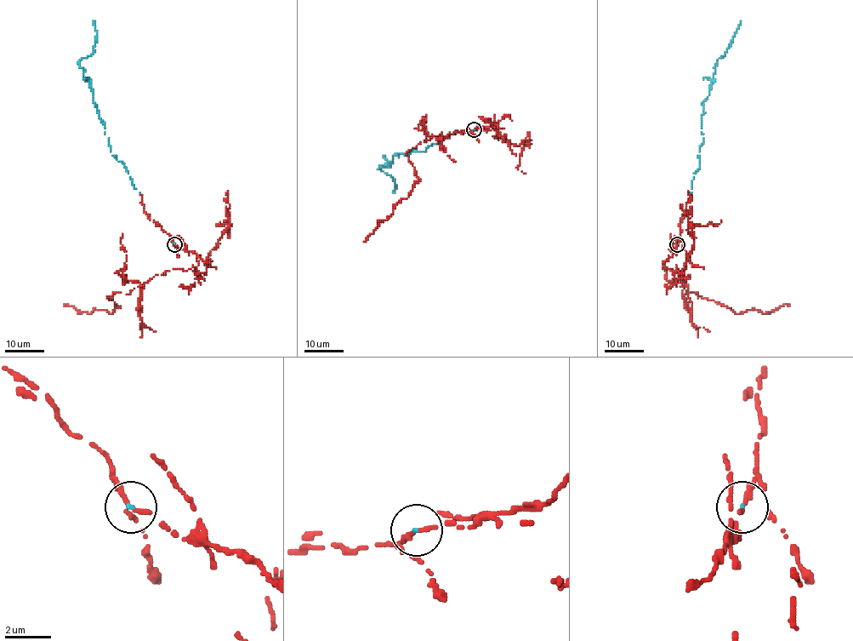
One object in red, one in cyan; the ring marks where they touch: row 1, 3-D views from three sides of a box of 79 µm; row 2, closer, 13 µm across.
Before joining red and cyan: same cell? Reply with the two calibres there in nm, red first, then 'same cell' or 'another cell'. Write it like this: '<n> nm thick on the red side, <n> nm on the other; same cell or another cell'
180 nm thick on the red side, 100 nm on the other; another cell

